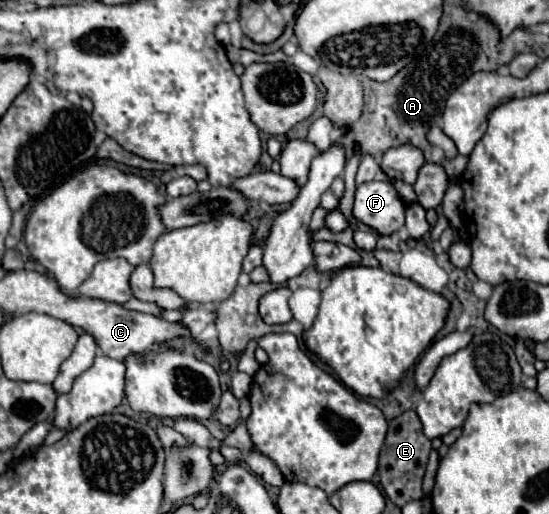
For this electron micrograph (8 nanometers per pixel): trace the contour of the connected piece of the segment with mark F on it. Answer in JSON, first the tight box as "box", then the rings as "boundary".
{"box":[353,181,405,235],"boundary":[[[369,181],[355,191],[353,215],[379,235],[391,235],[405,225],[405,203],[389,181]]]}

